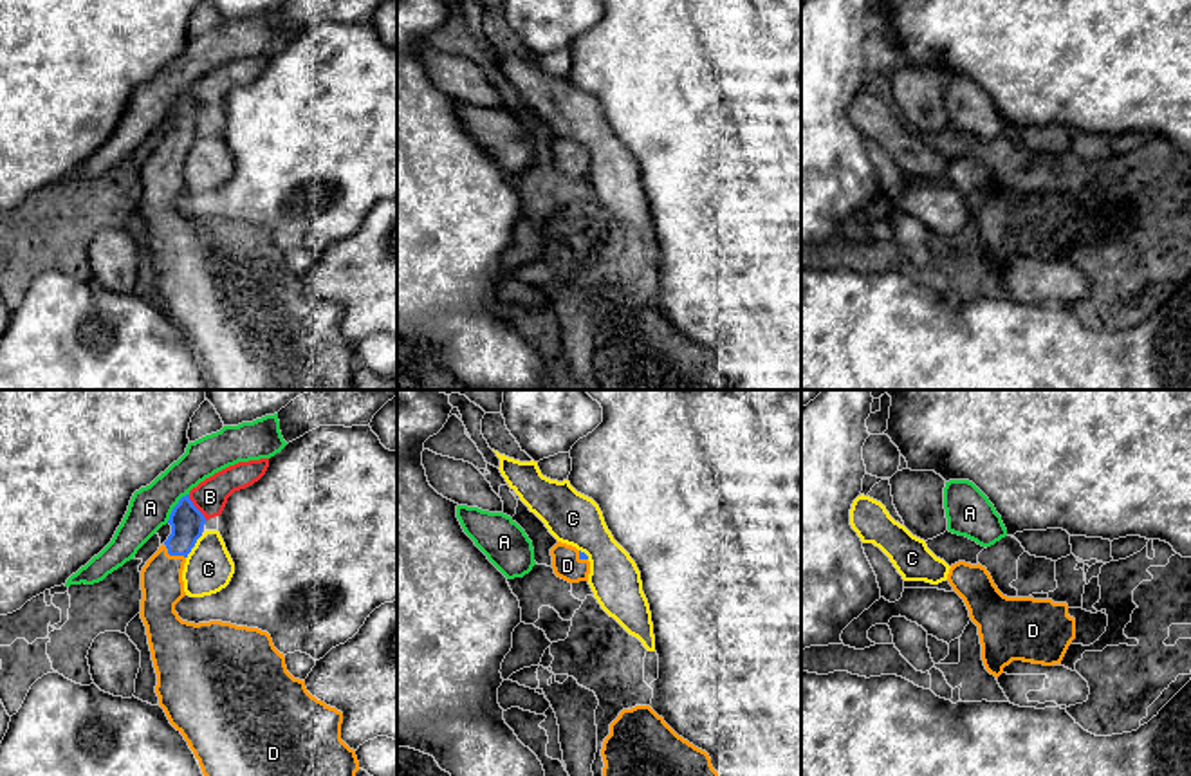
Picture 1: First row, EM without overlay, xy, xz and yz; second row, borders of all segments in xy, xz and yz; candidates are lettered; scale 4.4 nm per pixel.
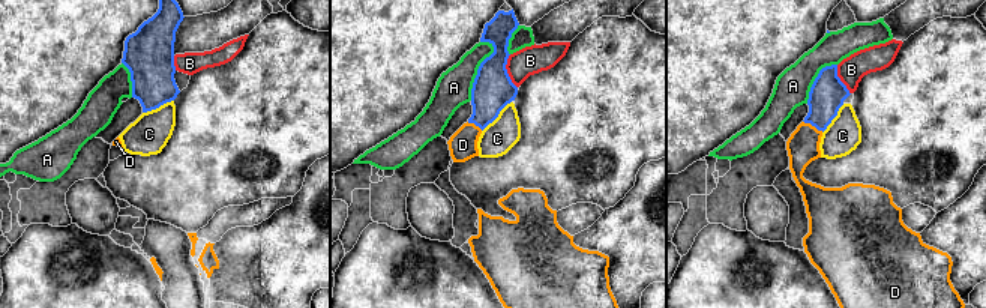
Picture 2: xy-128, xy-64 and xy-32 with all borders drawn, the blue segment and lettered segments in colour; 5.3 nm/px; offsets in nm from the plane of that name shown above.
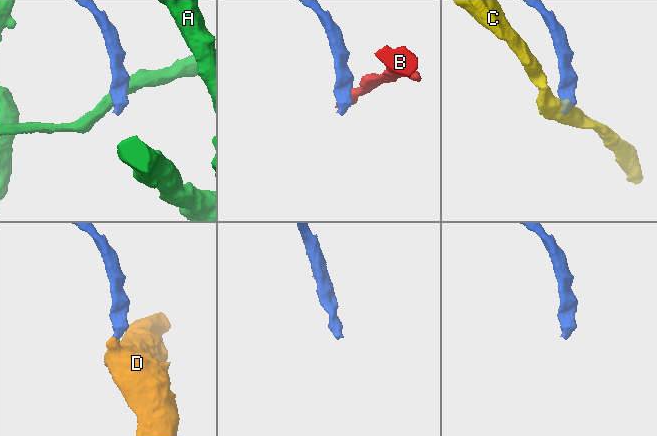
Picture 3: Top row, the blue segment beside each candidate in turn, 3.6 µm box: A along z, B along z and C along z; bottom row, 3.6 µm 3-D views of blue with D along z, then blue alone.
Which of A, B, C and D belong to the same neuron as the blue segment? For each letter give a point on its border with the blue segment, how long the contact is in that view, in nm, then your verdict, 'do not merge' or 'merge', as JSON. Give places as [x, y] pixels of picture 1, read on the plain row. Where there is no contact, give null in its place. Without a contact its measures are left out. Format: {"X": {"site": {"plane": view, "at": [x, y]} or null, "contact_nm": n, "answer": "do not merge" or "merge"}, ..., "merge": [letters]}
{"A": {"site": {"plane": "xy", "at": [174, 103]}, "contact_nm": 170, "answer": "do not merge"}, "B": {"site": {"plane": "xy", "at": [195, 103]}, "contact_nm": 140, "answer": "do not merge"}, "C": {"site": {"plane": "xy", "at": [193, 141]}, "contact_nm": 130, "answer": "do not merge"}, "D": {"site": {"plane": "xy", "at": [172, 150]}, "contact_nm": 120, "answer": "merge"}, "merge": ["D"]}

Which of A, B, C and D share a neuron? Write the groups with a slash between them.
A / B / C / D

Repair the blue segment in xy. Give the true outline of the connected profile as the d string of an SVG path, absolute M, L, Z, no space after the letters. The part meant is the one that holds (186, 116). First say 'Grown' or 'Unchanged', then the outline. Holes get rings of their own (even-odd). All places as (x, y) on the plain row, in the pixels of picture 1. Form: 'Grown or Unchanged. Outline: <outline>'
Grown. Outline: M189 90L182 92L179 99L173 103L168 119L171 121L171 130L168 135L159 143L159 146L146 157L141 166L141 215L146 222L148 240L152 247L153 263L157 269L157 282L155 289L159 292L159 301L164 305L170 319L184 332L189 345L193 346L202 370L213 383L215 390L355 390L355 368L359 366L359 357L355 346L350 345L341 336L341 319L343 309L336 303L327 301L325 298L312 292L307 283L305 276L294 274L285 262L285 253L280 249L272 235L267 227L258 224L236 222L231 218L222 217L209 217L209 218L188 218L179 213L175 208L175 200L186 191L182 166L188 150L195 143L197 135L202 132L202 125L206 119L204 110L193 101Z

